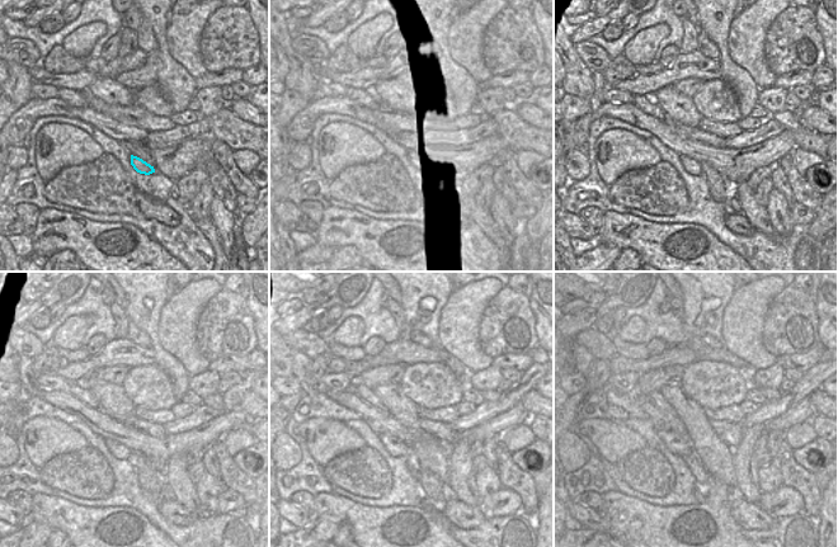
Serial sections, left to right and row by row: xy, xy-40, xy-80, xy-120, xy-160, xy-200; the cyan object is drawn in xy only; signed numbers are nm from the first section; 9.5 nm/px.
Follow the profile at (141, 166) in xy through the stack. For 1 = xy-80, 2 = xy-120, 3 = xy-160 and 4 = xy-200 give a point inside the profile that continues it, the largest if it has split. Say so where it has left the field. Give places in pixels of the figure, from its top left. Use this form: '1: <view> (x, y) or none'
1: xy-80 (691, 166)
2: xy-120 (121, 452)
3: xy-160 (395, 447)
4: xy-200 (677, 444)

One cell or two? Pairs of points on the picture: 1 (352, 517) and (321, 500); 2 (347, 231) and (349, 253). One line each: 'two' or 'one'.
1: one
2: two

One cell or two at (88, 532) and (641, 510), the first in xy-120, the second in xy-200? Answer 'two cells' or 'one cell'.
one cell

